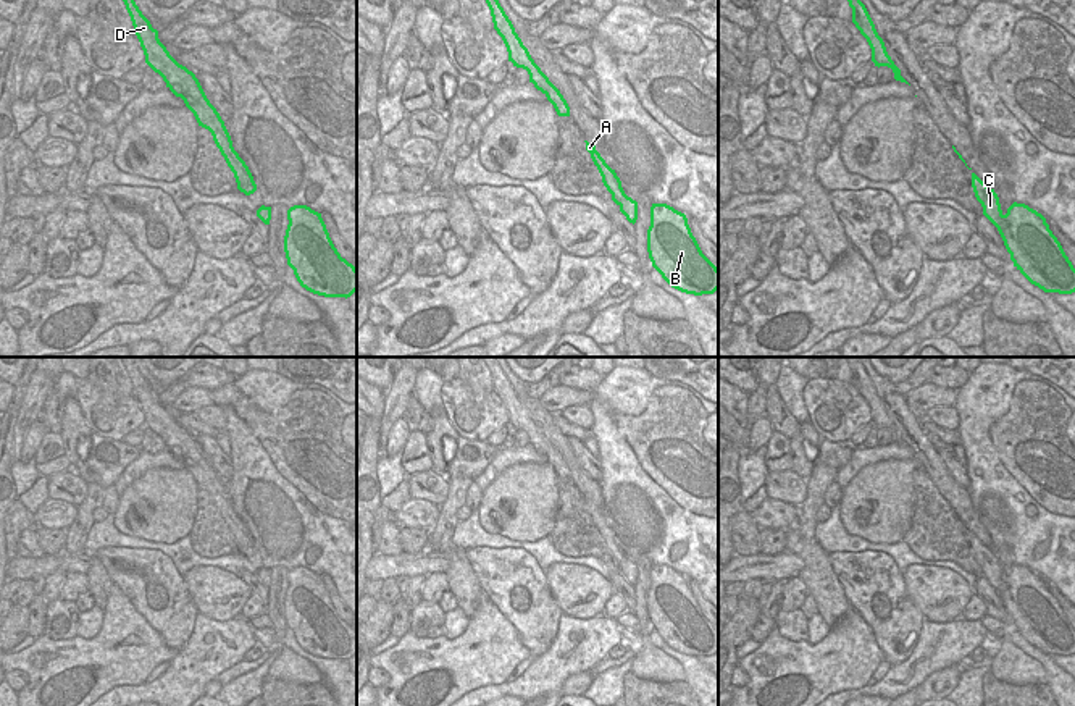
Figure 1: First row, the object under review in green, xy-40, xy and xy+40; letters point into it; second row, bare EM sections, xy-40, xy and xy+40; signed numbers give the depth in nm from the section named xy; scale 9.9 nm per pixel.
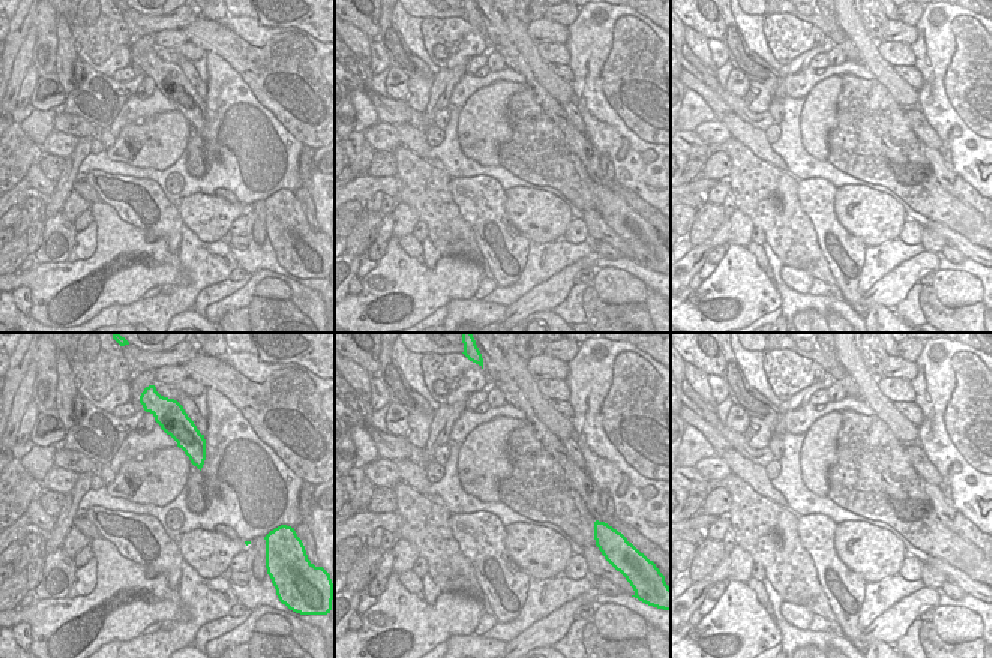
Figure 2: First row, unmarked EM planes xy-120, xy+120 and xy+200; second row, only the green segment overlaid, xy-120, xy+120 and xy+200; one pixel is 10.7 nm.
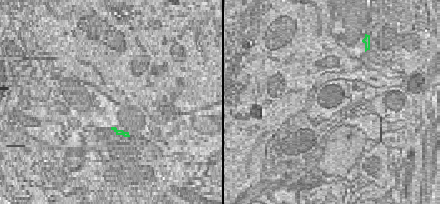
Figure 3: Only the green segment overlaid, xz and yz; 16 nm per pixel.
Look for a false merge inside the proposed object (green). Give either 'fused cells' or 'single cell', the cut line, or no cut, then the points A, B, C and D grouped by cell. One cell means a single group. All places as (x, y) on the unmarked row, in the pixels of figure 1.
single cell | no cut | A B C D

